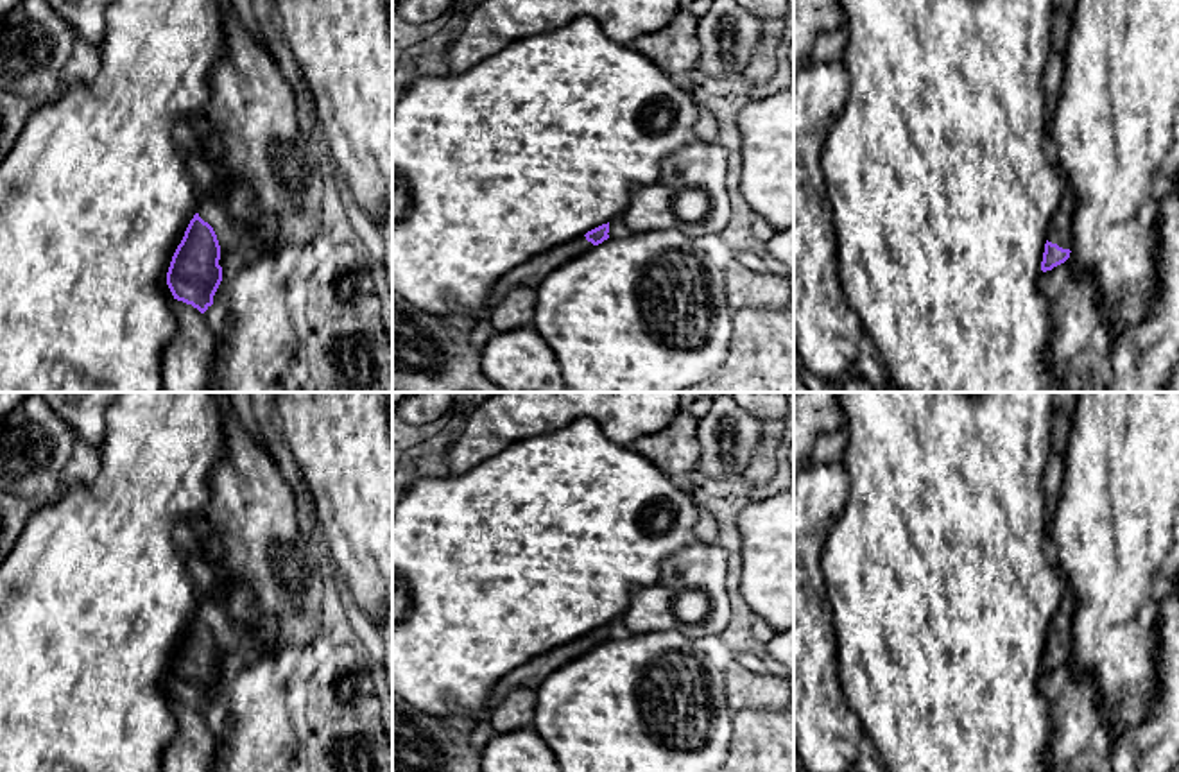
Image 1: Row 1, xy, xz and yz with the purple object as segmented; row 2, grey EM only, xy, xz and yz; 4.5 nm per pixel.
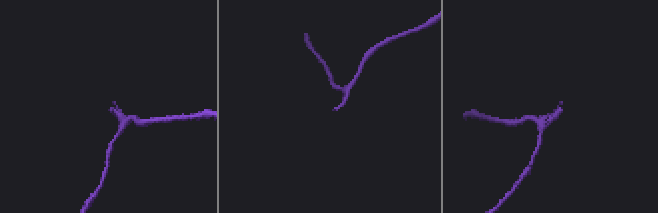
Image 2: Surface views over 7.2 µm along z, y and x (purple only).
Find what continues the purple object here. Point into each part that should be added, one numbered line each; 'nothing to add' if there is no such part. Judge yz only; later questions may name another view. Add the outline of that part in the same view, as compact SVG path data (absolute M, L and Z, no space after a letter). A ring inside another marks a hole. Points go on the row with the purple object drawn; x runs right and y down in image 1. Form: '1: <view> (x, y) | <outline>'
1: yz (1061, 224) | M1071 186L1066 188L1048 229L1048 242L1057 244L1063 249L1070 249L1073 245L1073 215L1075 215L1075 193Z

